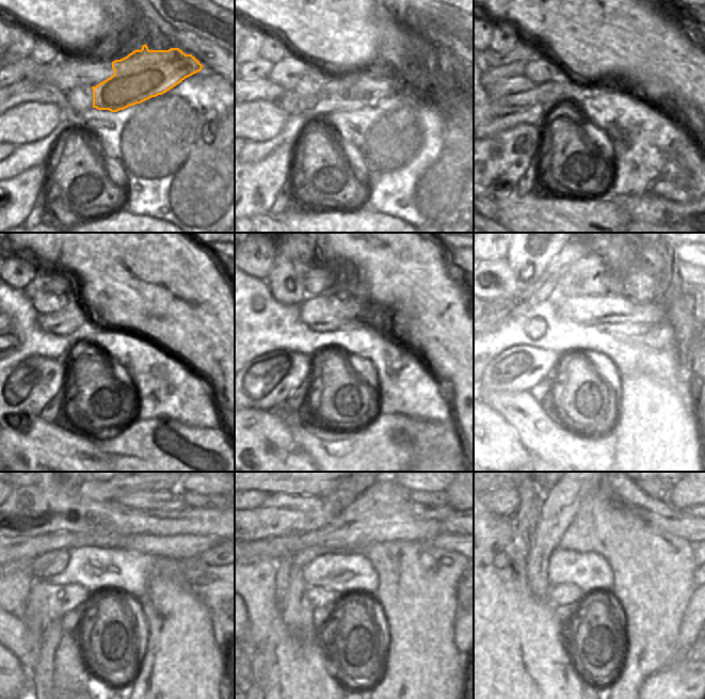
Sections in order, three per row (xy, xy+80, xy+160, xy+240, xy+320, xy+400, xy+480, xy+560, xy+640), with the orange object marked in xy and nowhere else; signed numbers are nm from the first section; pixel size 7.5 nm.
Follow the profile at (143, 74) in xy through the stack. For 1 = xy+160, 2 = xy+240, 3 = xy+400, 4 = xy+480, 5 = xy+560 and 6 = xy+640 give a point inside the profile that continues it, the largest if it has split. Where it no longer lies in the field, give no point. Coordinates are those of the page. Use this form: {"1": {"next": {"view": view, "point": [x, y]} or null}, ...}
{"1": {"next": {"view": "xy+160", "point": [550, 94]}}, "2": {"next": {"view": "xy+240", "point": [17, 339]}}, "3": {"next": null}, "4": {"next": null}, "5": {"next": null}, "6": {"next": null}}

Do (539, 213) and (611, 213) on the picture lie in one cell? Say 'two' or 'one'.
one

